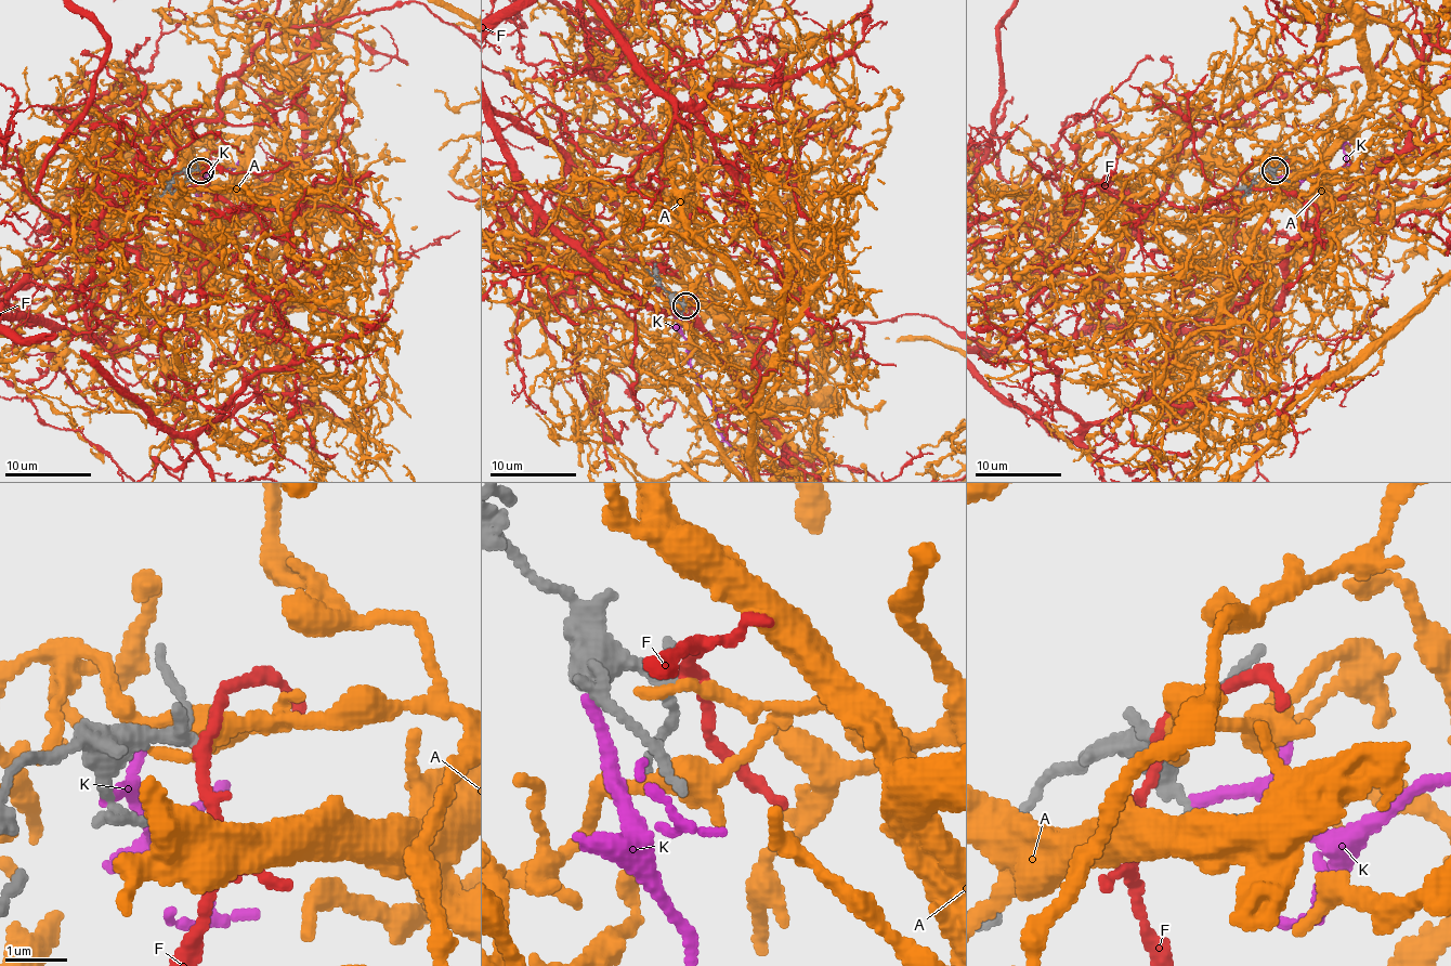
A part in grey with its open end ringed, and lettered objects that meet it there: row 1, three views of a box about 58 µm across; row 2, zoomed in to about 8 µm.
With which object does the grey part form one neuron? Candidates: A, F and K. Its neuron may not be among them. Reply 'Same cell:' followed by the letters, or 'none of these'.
Same cell: none of these

